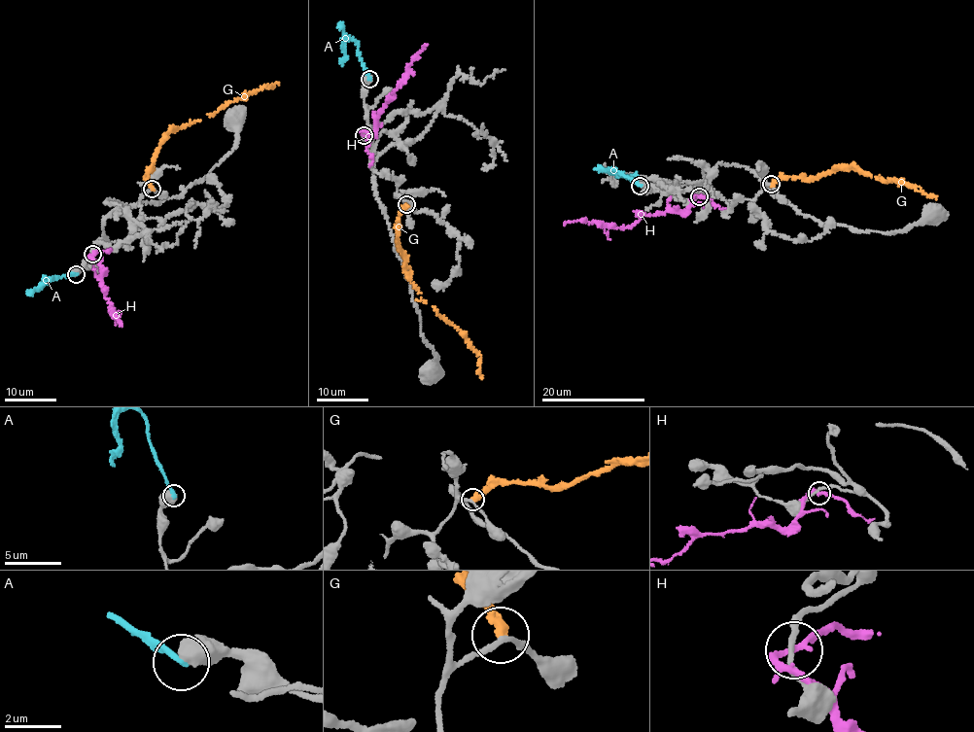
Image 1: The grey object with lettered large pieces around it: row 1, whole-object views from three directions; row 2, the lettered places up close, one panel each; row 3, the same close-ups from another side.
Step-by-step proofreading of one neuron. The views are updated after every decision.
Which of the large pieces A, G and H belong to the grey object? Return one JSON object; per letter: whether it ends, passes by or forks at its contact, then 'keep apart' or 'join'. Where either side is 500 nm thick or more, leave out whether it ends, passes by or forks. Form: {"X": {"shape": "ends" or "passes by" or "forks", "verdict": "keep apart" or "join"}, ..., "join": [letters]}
{"A": {"verdict": "keep apart"}, "G": {"shape": "ends", "verdict": "keep apart"}, "H": {"shape": "passes by", "verdict": "keep apart"}, "join": []}

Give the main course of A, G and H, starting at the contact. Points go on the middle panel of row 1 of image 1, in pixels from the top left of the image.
A: (369, 79), (357, 43), (350, 38), (343, 43), (343, 64)
G: (407, 204), (399, 216), (404, 275), (424, 301), (453, 324), (478, 352), (478, 373), (483, 378)
H: (364, 135), (363, 132), (368, 134), (375, 130), (375, 118), (394, 96), (407, 66), (428, 44)

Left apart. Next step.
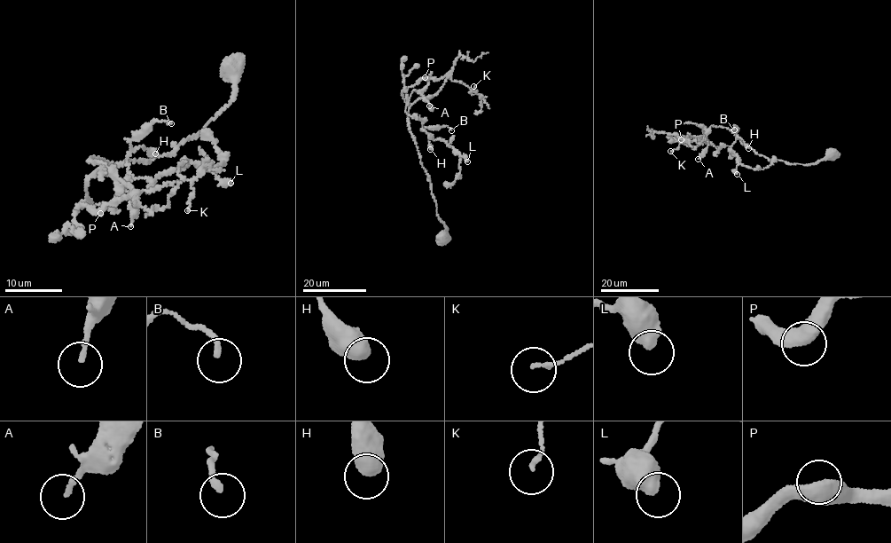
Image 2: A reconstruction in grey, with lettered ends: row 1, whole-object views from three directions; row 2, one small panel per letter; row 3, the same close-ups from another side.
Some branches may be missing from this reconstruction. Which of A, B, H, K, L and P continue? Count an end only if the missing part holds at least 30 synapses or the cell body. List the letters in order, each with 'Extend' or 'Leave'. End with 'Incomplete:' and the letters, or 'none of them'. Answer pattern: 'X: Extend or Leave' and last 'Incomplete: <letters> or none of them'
A: Leave
B: Leave
H: Leave
K: Leave
L: Leave
P: Leave
Incomplete: none of them

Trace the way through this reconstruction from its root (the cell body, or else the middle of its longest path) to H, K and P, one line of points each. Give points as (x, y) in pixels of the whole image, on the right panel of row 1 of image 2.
H: (832, 153), (815, 163), (786, 163), (755, 153), (726, 128), (703, 129), (717, 152), (738, 137), (748, 148)
K: (832, 153), (805, 165), (768, 160), (726, 128), (713, 126), (703, 136), (678, 135), (683, 141), (670, 151)
P: (832, 153), (805, 165), (768, 160), (726, 128), (713, 126), (703, 136), (677, 135), (681, 139)

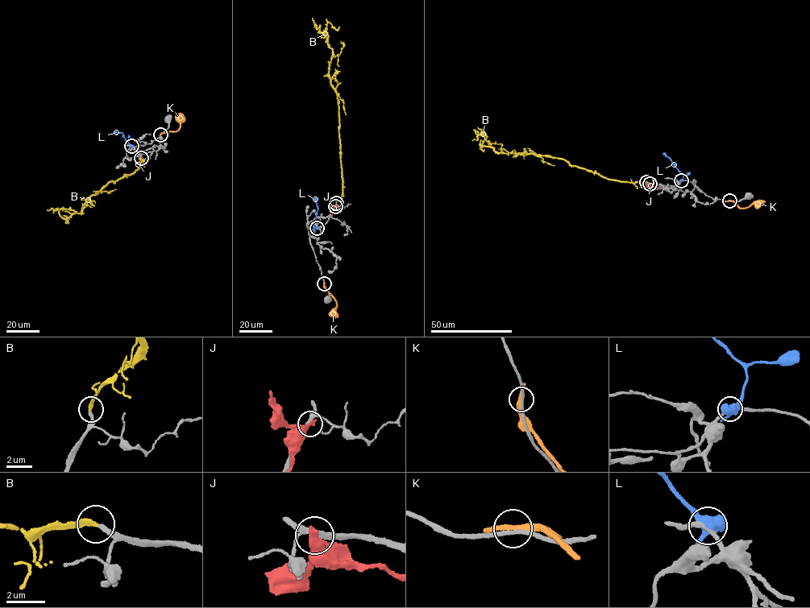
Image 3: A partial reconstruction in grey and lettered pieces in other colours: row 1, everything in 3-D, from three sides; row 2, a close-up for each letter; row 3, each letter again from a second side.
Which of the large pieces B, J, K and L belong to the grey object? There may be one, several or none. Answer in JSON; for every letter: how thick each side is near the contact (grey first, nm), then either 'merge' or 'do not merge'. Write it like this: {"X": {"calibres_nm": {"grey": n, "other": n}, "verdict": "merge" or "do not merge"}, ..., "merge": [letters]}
{"B": {"calibres_nm": {"grey": 200, "other": 240}, "verdict": "merge"}, "J": {"calibres_nm": {"grey": 220, "other": 380}, "verdict": "do not merge"}, "K": {"calibres_nm": {"grey": 200, "other": 260}, "verdict": "do not merge"}, "L": {"calibres_nm": {"grey": 220, "other": 600}, "verdict": "do not merge"}, "merge": ["B"]}

